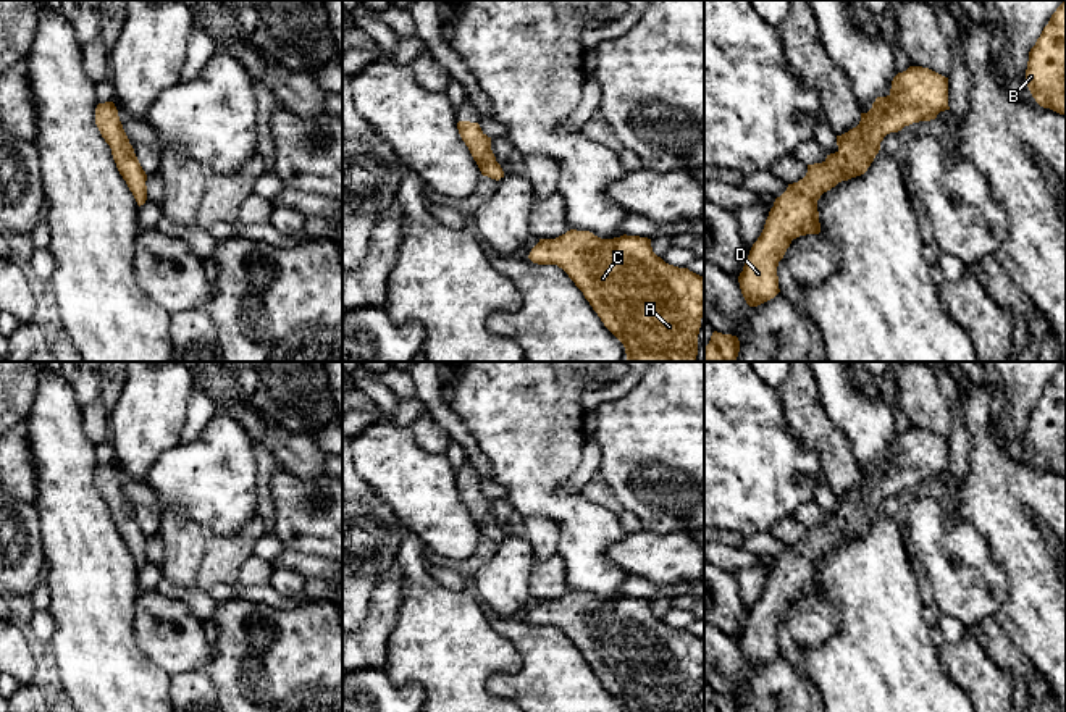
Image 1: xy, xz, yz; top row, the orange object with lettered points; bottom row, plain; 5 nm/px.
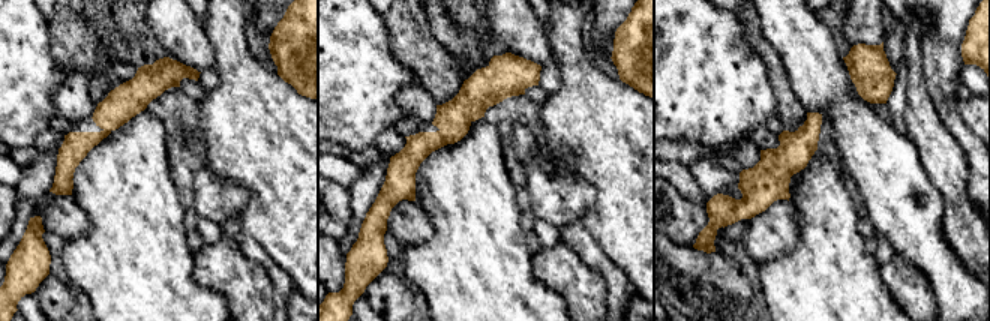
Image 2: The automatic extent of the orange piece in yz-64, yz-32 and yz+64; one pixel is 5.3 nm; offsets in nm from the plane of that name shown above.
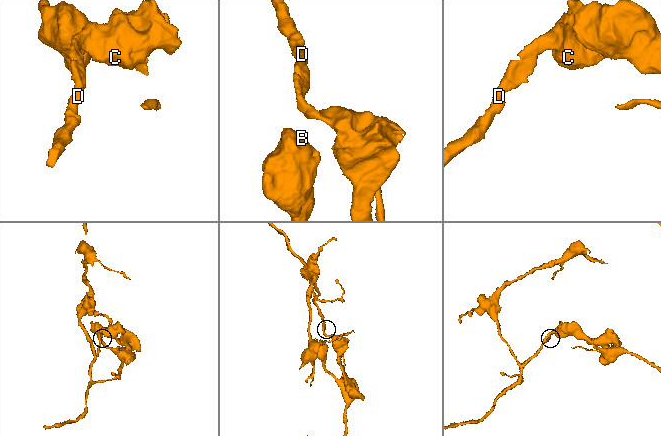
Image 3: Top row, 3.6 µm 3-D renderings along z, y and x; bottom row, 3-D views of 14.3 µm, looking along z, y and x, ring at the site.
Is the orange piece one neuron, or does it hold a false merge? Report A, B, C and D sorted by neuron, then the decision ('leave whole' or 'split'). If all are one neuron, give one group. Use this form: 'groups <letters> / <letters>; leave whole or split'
groups A B C / D; split

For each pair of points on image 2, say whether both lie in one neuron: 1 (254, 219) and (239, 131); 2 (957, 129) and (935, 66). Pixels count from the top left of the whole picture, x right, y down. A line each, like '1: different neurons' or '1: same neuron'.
1: same neuron
2: same neuron

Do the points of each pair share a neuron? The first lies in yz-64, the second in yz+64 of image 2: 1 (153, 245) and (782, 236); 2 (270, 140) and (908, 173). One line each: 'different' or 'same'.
1: different
2: different

